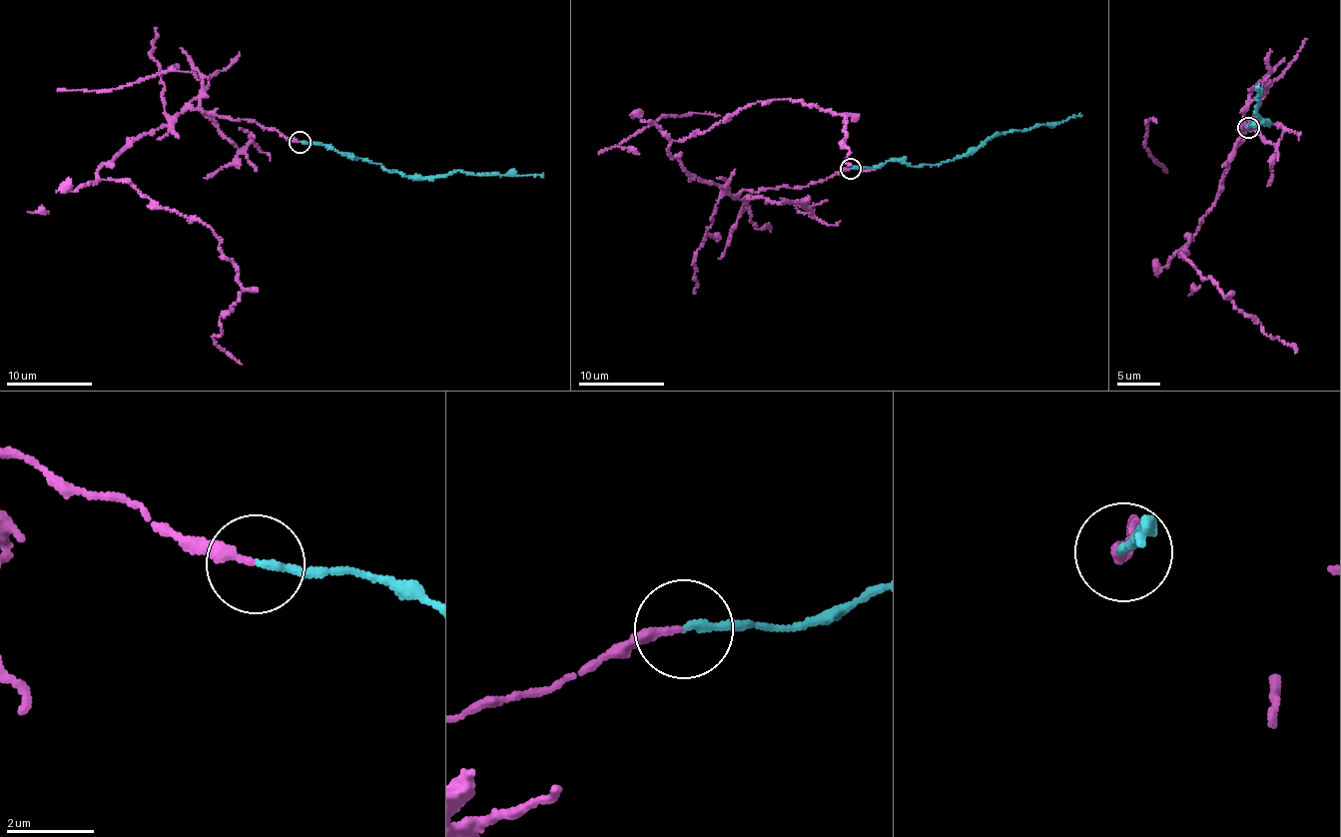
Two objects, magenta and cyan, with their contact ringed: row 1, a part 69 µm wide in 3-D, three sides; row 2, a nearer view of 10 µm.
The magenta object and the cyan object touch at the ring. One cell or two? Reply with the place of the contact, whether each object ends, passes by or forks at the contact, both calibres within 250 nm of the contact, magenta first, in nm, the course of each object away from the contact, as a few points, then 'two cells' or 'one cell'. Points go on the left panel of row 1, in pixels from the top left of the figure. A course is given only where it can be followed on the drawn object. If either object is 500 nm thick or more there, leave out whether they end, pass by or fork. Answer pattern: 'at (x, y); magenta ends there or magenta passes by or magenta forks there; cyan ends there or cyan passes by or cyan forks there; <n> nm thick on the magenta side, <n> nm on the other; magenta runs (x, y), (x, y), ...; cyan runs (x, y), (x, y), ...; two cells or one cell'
at (300, 142); magenta ends there; cyan ends there; 200 nm thick on the magenta side, 180 nm on the other; magenta runs (301, 142), (255, 122), (189, 108), (140, 134), (97, 171), (213, 232), (242, 289), (213, 339), (242, 364); cyan runs (301, 142), (328, 146), (345, 156), (366, 159), (412, 177), (446, 175), (455, 170), (481, 176), (543, 173); two cells

